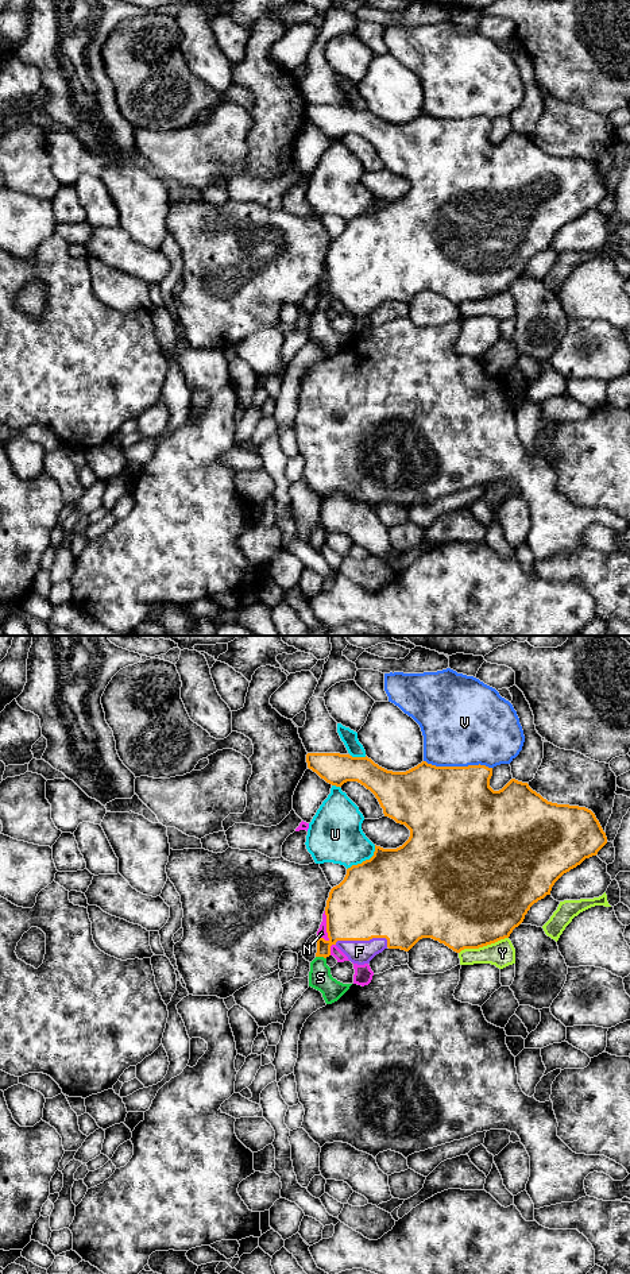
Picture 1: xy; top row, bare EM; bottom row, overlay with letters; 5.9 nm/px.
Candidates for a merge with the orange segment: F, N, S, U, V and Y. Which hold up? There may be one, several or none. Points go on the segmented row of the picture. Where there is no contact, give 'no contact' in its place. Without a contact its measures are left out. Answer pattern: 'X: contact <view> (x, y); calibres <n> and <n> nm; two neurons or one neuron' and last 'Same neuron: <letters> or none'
F: contact xy (360, 939); calibres 440 and 140 nm; one neuron
N: contact xy (327, 926); calibres 400 and 60 nm; two neurons
S: contact xy (321, 956); calibres 220 and 140 nm; one neuron
U: contact xy (366, 860); calibres 500 and 320 nm; two neurons
V: contact xy (457, 767); calibres 500 and 480 nm; two neurons
Y: contact xy (483, 945); calibres 500 and 160 nm; two neurons
Same neuron: F, S

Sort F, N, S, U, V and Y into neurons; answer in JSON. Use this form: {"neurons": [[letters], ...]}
{"neurons": [["F", "S"], ["N"], ["U"], ["V"], ["Y"]]}

